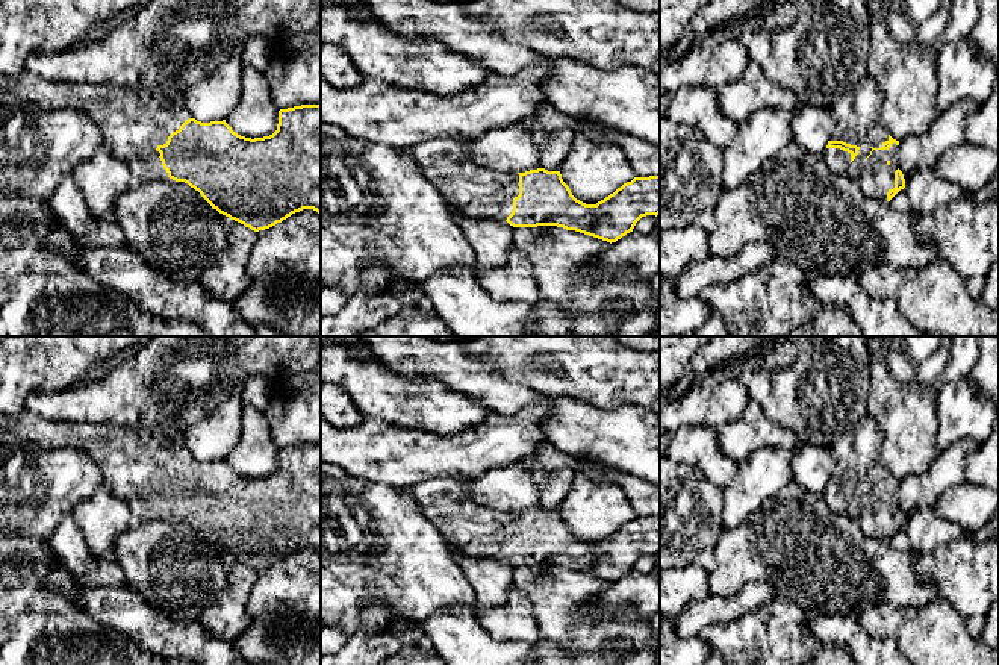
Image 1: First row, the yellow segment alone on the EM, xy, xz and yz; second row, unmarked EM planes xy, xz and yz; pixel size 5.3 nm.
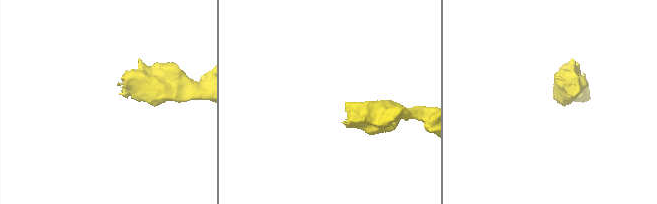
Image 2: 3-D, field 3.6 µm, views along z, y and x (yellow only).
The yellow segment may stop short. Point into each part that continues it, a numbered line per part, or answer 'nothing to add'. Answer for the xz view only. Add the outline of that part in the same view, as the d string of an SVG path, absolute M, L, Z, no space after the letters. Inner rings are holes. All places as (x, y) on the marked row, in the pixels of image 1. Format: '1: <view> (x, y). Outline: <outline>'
1: xz (479, 191). Outline: M453 138L409 147L410 156L450 206L471 218L506 221L519 195L519 174L477 164Z

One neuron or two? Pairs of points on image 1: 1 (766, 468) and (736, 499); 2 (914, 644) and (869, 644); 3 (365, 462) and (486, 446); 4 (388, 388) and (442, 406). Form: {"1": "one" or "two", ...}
{"1": "one", "2": "two", "3": "one", "4": "one"}

